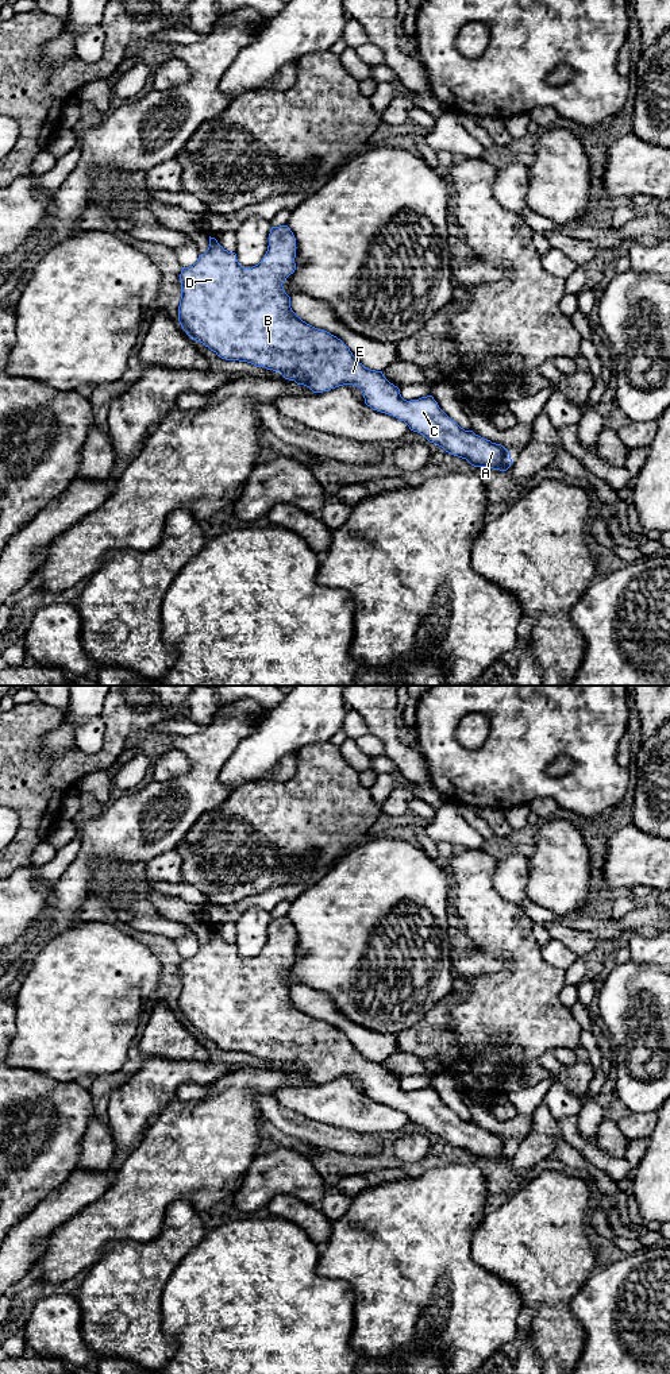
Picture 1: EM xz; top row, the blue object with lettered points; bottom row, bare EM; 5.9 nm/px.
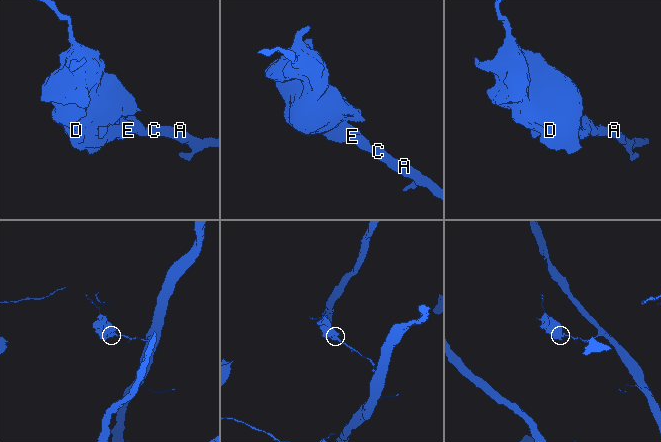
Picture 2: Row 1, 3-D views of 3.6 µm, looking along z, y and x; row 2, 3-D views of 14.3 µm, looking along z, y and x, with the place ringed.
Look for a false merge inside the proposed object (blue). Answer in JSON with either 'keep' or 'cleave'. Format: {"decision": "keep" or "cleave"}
{"decision": "keep"}

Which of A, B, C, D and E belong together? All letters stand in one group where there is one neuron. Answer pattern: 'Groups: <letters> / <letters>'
Groups: A B C D E

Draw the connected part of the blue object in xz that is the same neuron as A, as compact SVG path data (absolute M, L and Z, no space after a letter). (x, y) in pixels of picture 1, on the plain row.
M288 916L272 918L269 937L262 952L253 958L242 958L235 943L224 941L215 929L209 927L208 941L199 946L199 952L189 958L182 958L180 965L181 991L178 997L178 1012L186 1026L203 1034L217 1047L226 1051L247 1053L257 1058L280 1062L285 1070L309 1078L313 1084L353 1076L362 1081L365 1095L373 1101L393 1107L404 1112L411 1122L423 1126L430 1134L442 1138L446 1143L466 1150L474 1158L486 1158L507 1162L511 1155L511 1145L501 1135L492 1134L473 1122L465 1122L451 1111L438 1096L432 1087L407 1092L400 1080L390 1074L382 1065L365 1058L353 1046L350 1039L336 1027L324 1020L317 1020L303 1012L290 999L290 988L285 984L282 974L296 961L296 929Z

